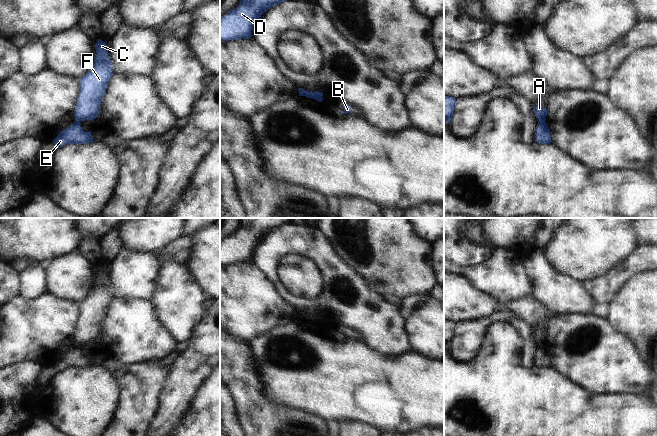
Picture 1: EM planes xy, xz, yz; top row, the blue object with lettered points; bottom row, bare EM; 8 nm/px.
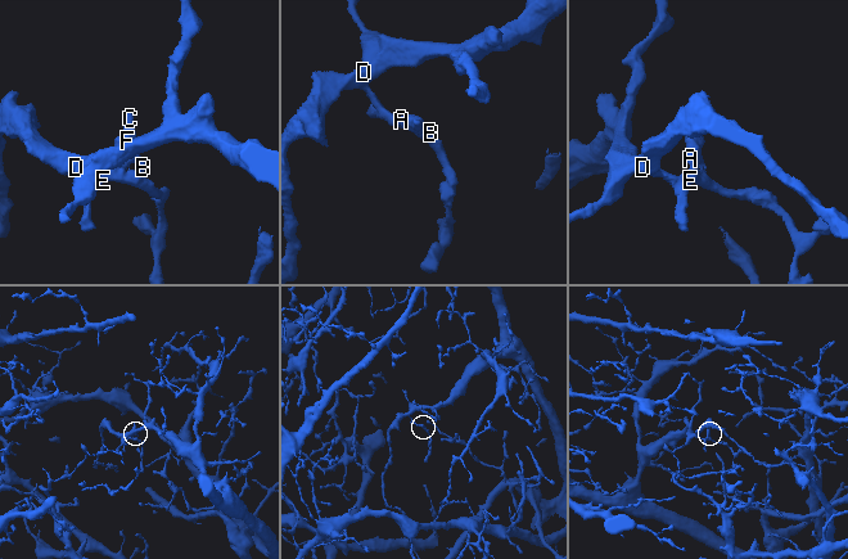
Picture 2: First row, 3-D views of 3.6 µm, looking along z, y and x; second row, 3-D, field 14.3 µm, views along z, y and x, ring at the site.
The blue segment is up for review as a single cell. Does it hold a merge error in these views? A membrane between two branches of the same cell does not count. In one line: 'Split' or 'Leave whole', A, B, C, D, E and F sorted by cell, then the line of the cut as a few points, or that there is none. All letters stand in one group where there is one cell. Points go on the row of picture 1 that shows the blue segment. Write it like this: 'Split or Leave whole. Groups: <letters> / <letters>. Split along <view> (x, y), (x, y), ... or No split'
Split. Groups: A B C F / D E. Split along yz (539, 121), (544, 122)

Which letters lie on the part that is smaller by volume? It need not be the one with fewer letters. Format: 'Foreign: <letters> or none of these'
Foreign: A, B, C, F

